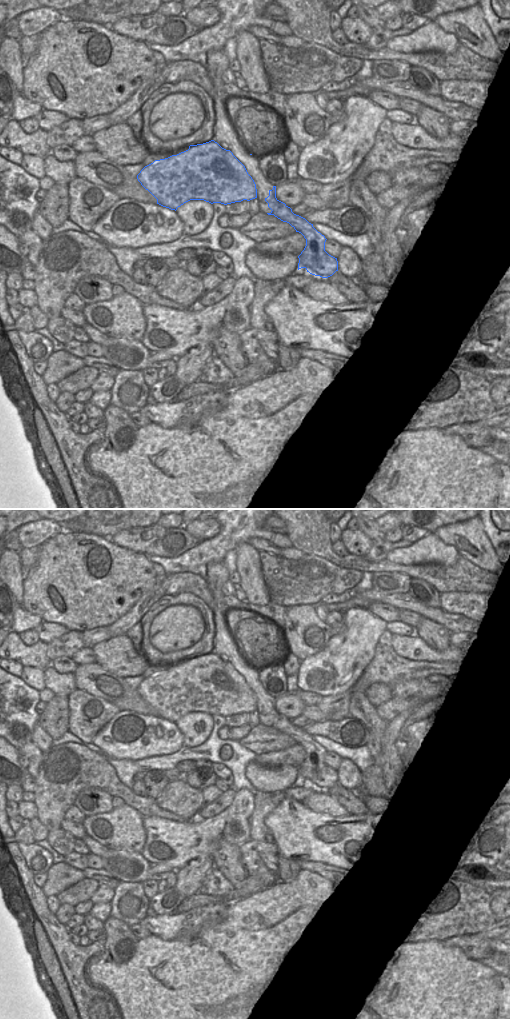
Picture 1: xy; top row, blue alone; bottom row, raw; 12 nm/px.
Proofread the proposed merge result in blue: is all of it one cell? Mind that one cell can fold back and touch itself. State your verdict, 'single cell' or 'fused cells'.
fused cells

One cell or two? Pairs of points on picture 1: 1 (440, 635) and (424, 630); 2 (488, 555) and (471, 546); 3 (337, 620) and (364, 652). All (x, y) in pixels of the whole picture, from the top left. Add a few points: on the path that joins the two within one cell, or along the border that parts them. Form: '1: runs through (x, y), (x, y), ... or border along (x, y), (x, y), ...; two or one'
1: runs through (436, 635), (428, 630); one
2: runs through (484, 554), (475, 546); one
3: border along (345, 614), (341, 627); two

